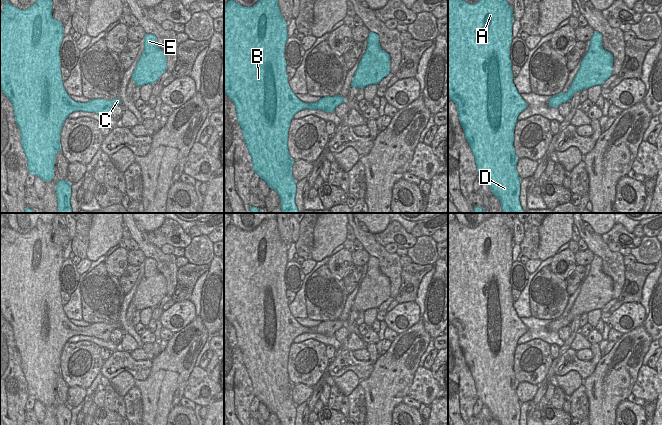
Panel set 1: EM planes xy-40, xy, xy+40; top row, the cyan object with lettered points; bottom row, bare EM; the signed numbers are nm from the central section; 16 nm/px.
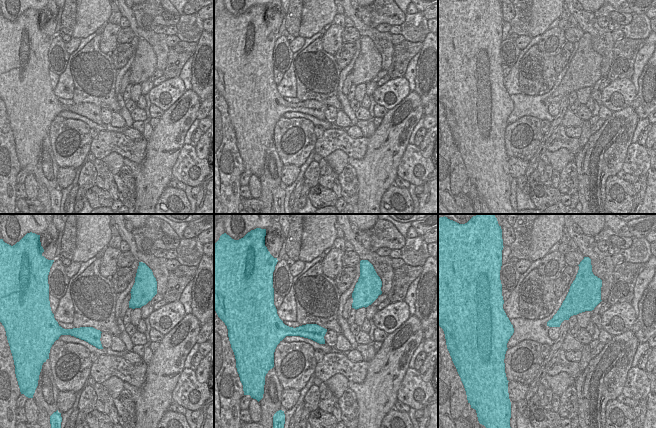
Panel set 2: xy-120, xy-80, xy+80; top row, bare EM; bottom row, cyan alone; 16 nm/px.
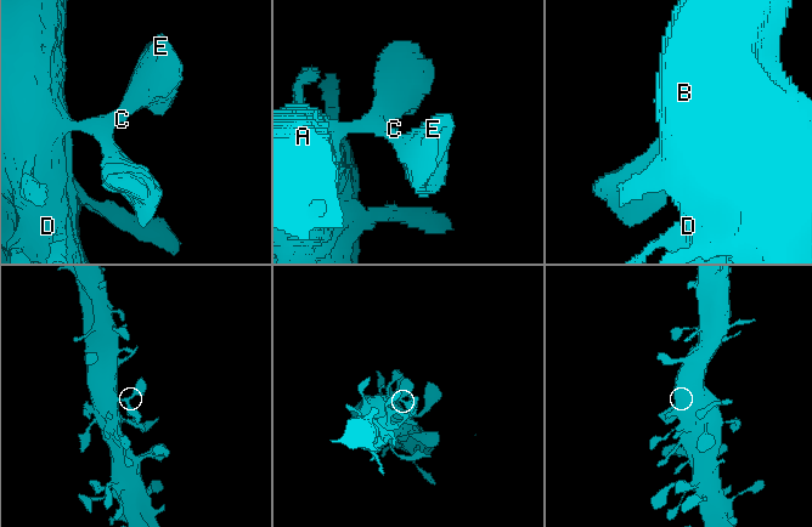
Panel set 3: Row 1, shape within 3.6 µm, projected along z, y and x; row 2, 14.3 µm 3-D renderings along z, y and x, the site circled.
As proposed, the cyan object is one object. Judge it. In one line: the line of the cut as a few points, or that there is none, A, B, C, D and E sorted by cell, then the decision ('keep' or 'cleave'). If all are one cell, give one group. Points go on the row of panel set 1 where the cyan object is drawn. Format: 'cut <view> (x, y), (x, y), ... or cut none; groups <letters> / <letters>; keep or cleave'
cut none; groups A B C D E; keep

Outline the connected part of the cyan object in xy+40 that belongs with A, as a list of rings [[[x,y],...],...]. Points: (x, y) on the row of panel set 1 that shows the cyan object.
[[[448,0],[448,97],[456,104],[459,115],[459,121],[463,128],[465,138],[471,148],[478,175],[483,181],[486,181],[501,203],[503,213],[526,213],[523,211],[519,196],[520,196],[520,182],[518,172],[516,170],[517,156],[513,146],[514,142],[514,129],[517,122],[518,115],[527,108],[527,103],[522,99],[518,93],[515,85],[513,84],[513,75],[511,70],[510,60],[510,45],[512,42],[512,25],[513,25],[513,9],[506,0],[479,0],[475,4],[469,4],[462,0]]]

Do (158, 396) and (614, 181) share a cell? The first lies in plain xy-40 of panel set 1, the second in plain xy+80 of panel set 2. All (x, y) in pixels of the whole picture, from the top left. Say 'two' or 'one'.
two

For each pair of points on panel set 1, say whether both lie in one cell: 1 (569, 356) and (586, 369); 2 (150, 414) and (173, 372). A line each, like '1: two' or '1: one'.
1: one
2: one

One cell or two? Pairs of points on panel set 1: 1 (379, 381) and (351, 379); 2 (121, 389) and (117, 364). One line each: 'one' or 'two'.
1: two
2: two

